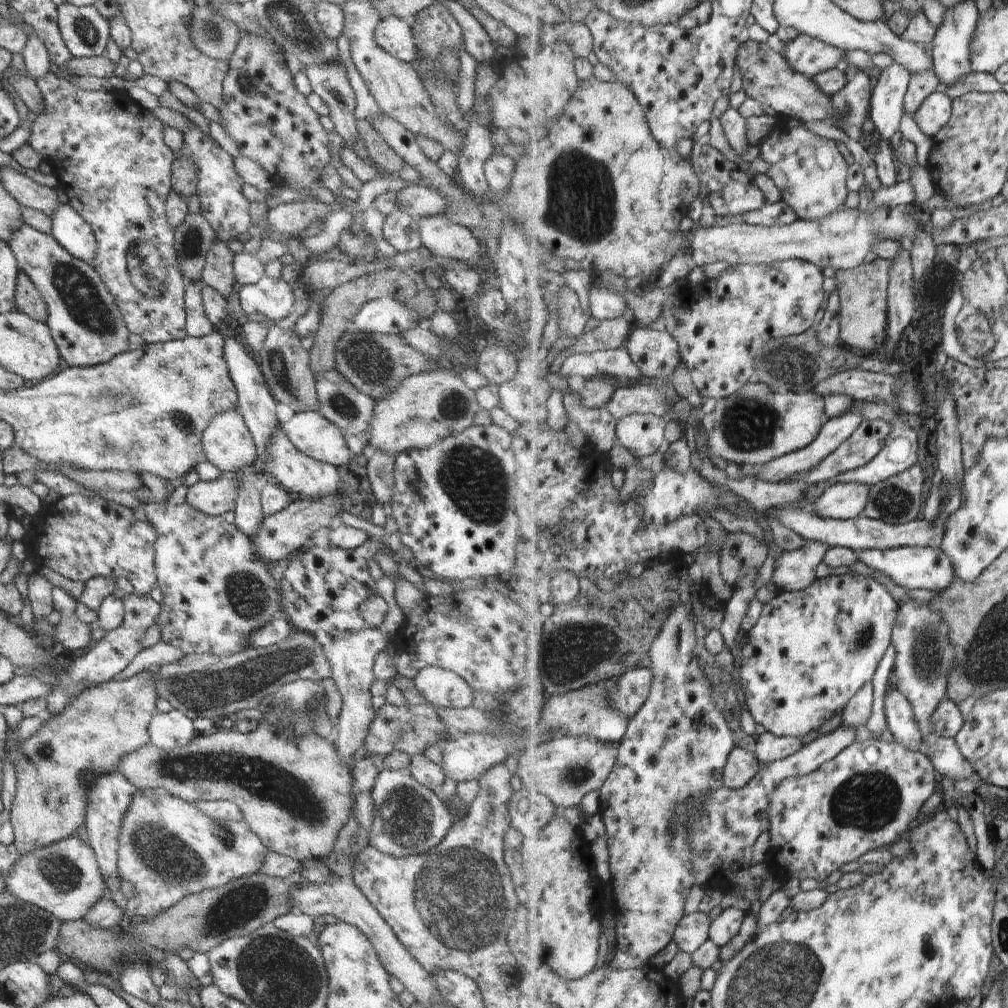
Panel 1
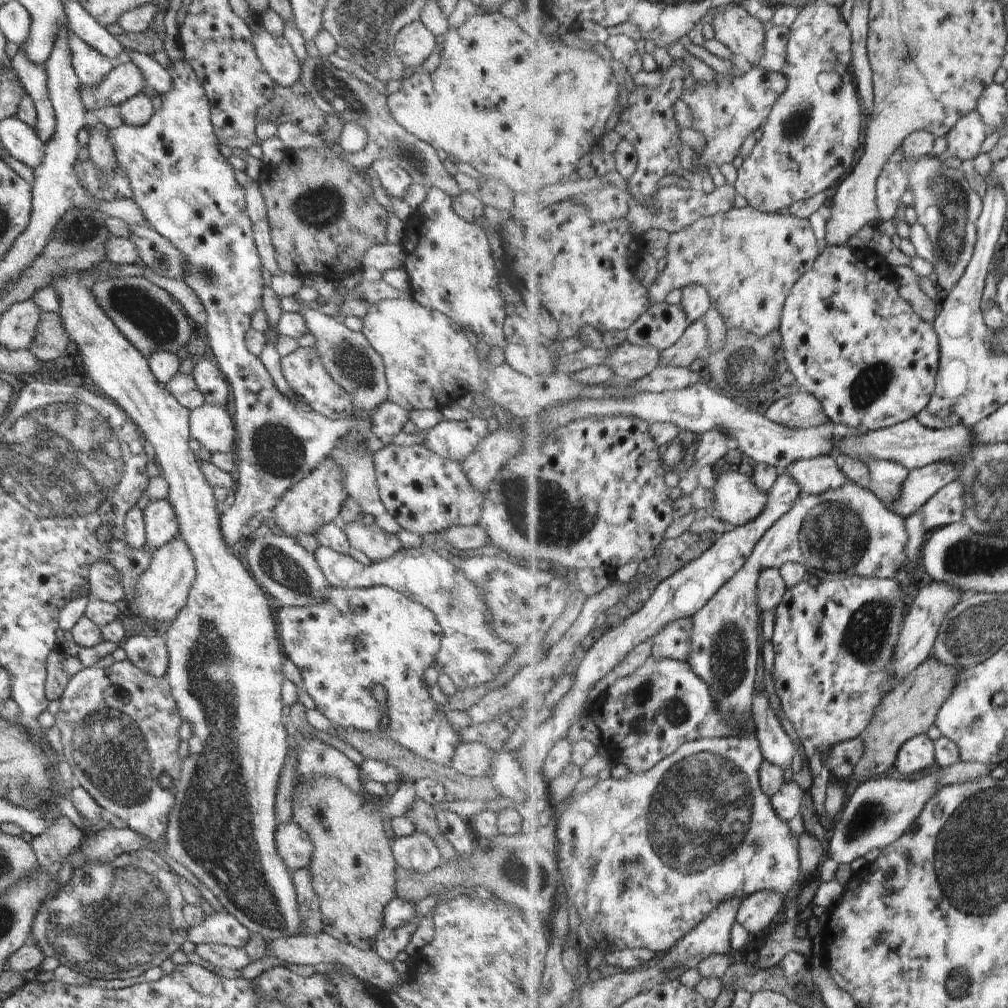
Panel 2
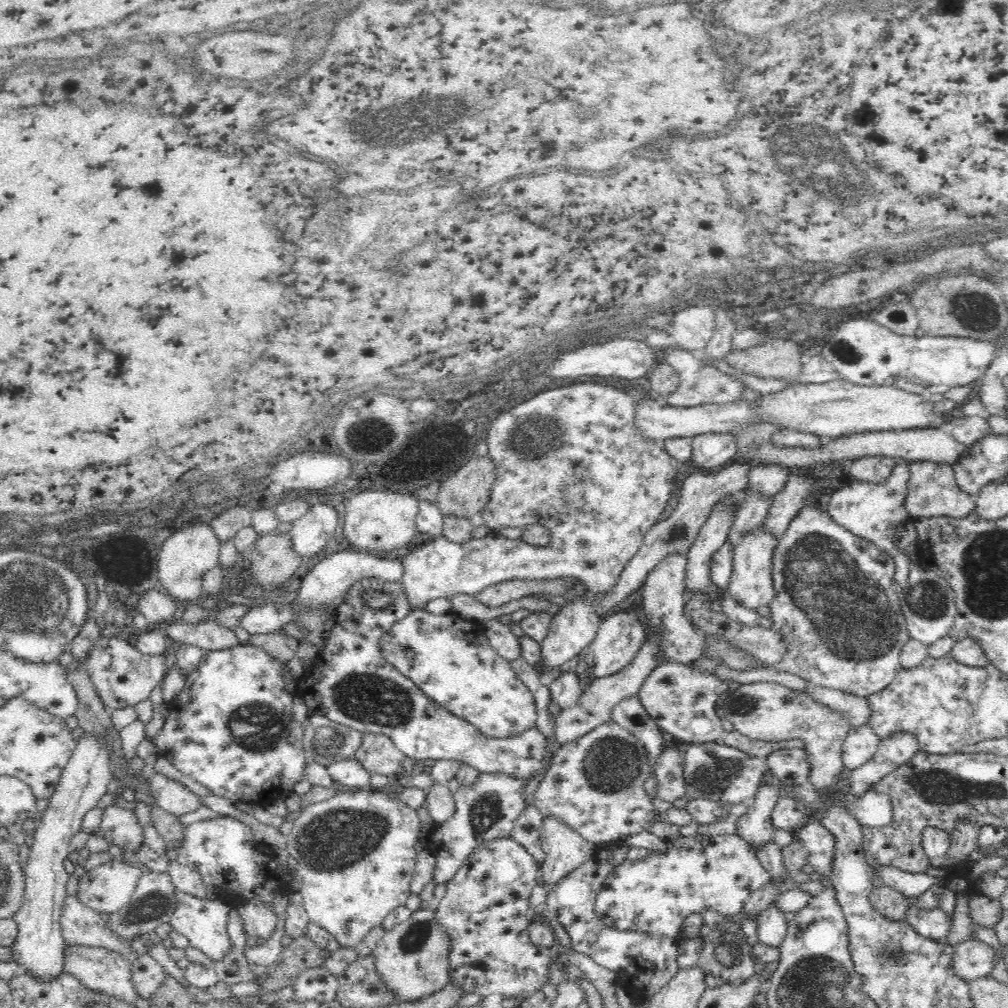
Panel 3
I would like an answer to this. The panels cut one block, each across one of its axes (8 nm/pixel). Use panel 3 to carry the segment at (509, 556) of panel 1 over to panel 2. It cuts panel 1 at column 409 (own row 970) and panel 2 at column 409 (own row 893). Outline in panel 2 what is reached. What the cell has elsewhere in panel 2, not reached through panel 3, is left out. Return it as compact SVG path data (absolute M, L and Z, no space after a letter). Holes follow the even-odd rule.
M390 443L374 453L378 496L401 528L416 534L443 532L453 526L476 526L482 520L485 494L470 486L460 462L440 458L424 444Z

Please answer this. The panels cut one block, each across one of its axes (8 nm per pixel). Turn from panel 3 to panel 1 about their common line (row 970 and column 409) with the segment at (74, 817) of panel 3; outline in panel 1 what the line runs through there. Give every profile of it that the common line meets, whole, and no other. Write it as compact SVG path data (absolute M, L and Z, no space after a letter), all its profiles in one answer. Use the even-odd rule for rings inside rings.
M398 17L382 19L376 25L374 34L377 45L394 58L408 64L416 60L417 48L407 21Z

